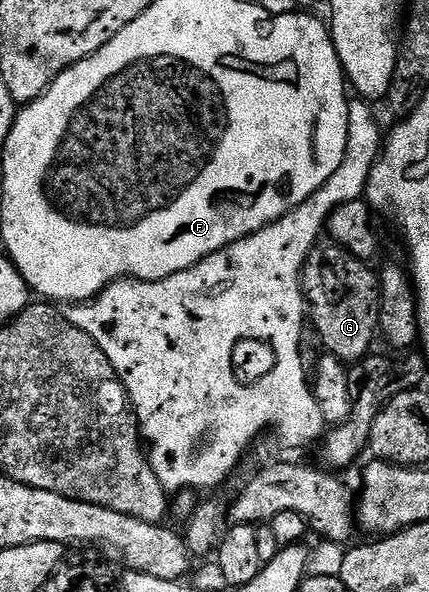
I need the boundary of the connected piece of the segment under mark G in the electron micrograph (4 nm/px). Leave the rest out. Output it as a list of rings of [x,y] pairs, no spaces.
[[[319,243],[308,255],[302,268],[302,296],[306,298],[308,317],[314,323],[316,331],[323,339],[325,352],[332,357],[338,357],[347,363],[357,363],[371,352],[370,344],[374,341],[374,333],[379,332],[378,312],[380,311],[380,277],[370,270],[365,261],[356,259],[333,243]]]

